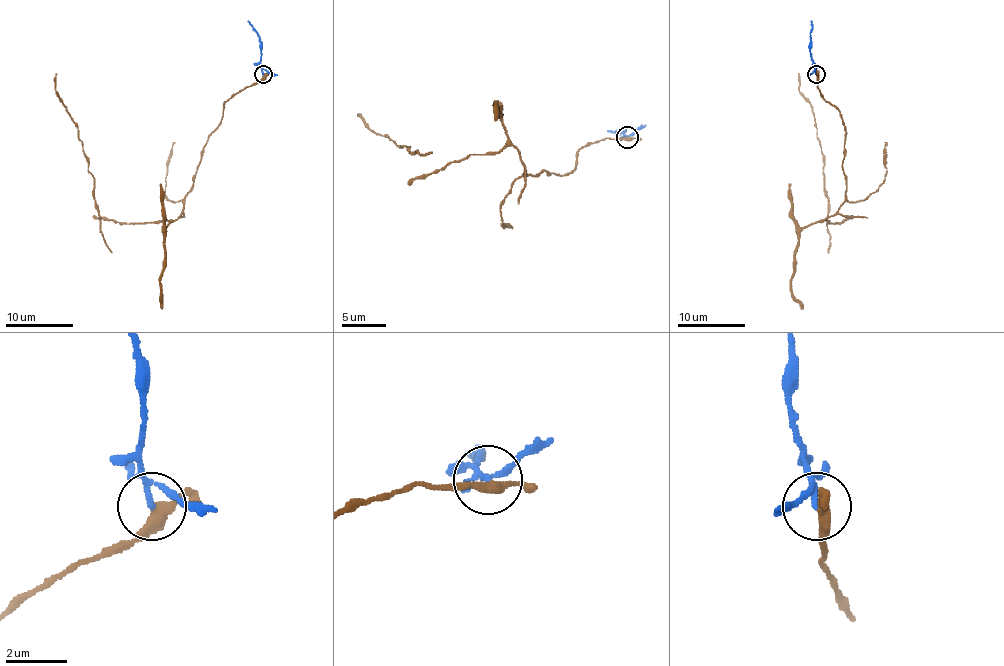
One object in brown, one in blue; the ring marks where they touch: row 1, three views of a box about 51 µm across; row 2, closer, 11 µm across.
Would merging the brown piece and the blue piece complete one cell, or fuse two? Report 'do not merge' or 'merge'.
do not merge

